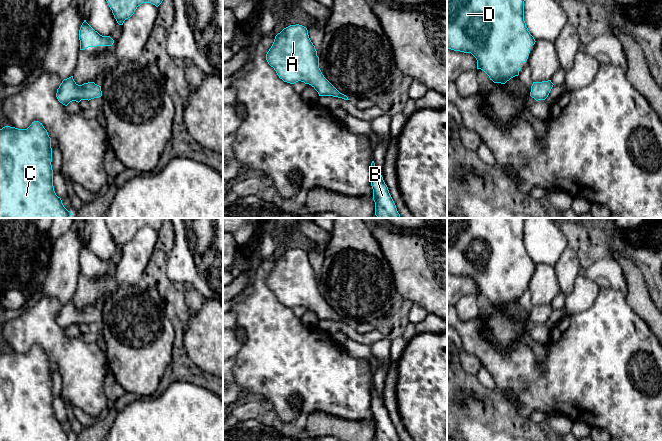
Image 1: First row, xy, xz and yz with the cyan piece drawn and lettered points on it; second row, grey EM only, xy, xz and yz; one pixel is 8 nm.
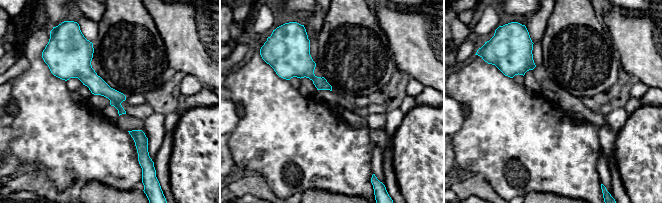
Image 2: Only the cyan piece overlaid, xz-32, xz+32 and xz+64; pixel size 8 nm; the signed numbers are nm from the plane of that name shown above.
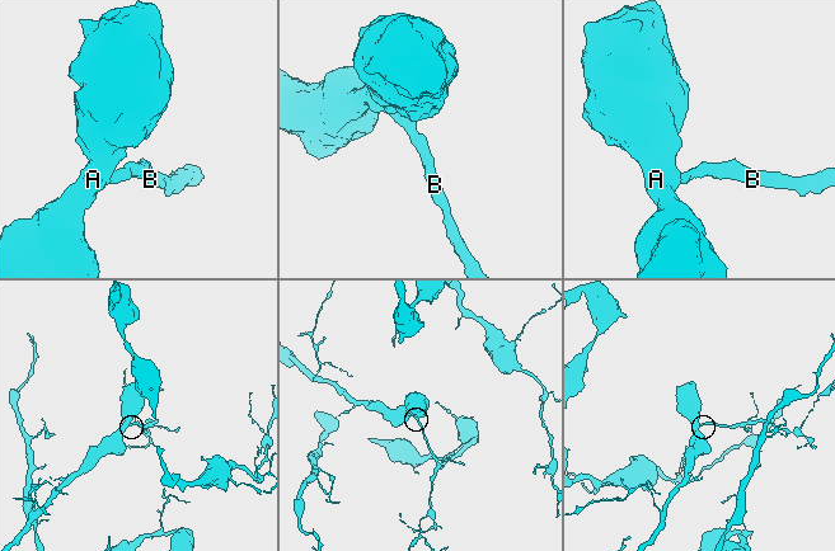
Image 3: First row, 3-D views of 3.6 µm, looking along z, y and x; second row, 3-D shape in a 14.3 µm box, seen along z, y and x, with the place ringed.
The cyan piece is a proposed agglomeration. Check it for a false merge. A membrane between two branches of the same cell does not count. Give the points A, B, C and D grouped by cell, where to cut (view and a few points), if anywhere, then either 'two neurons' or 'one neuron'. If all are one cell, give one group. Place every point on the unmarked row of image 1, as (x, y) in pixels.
groups A B C D; cut none; one neuron

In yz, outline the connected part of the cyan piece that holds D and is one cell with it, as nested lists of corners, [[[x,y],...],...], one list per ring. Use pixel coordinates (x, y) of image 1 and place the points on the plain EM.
[[[447,218],[447,272],[471,277],[477,284],[477,293],[483,294],[494,307],[505,308],[518,300],[521,288],[526,286],[534,261],[524,245],[524,225],[527,218]]]

